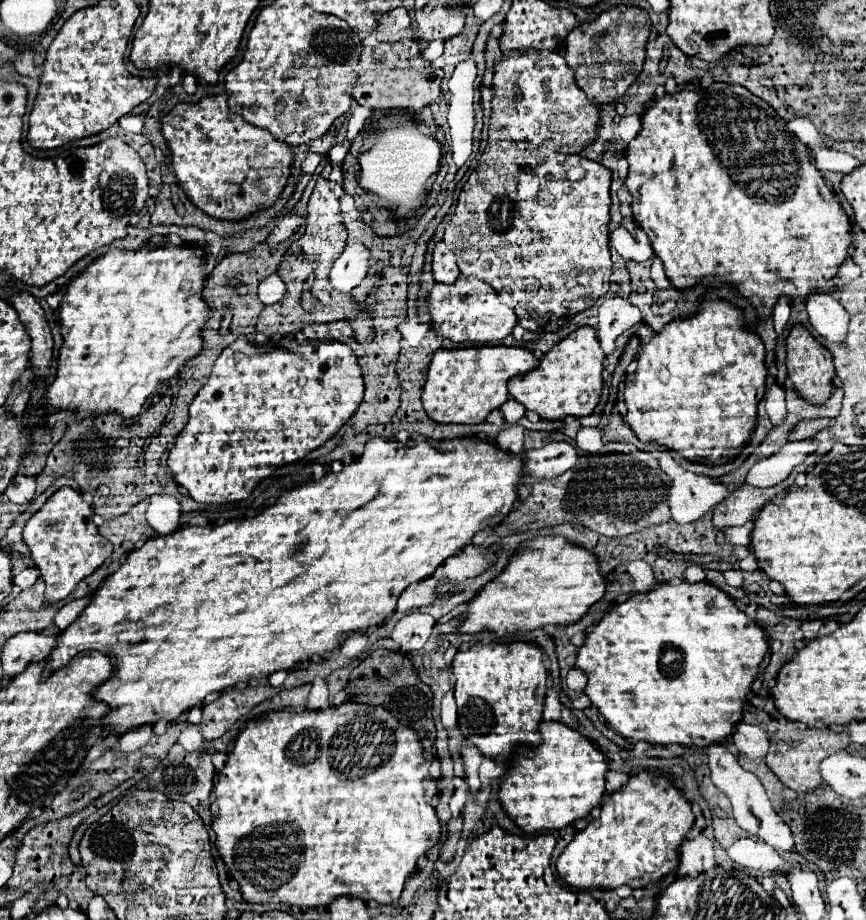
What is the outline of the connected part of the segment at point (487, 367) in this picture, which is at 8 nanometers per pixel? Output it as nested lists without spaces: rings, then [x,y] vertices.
[[[480,345],[466,349],[440,349],[428,367],[422,403],[428,417],[436,423],[484,423],[490,411],[508,401],[508,381],[538,367],[538,359],[524,347]]]

